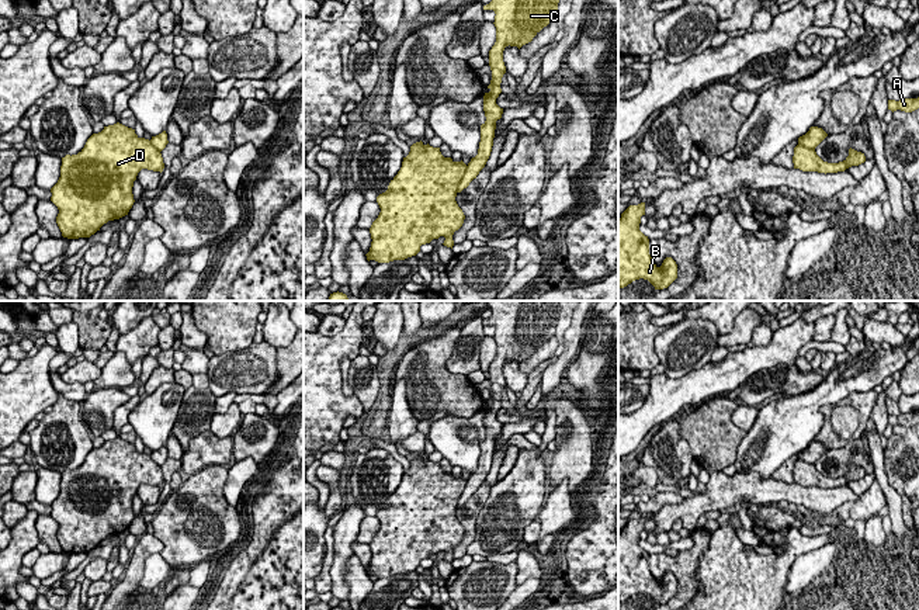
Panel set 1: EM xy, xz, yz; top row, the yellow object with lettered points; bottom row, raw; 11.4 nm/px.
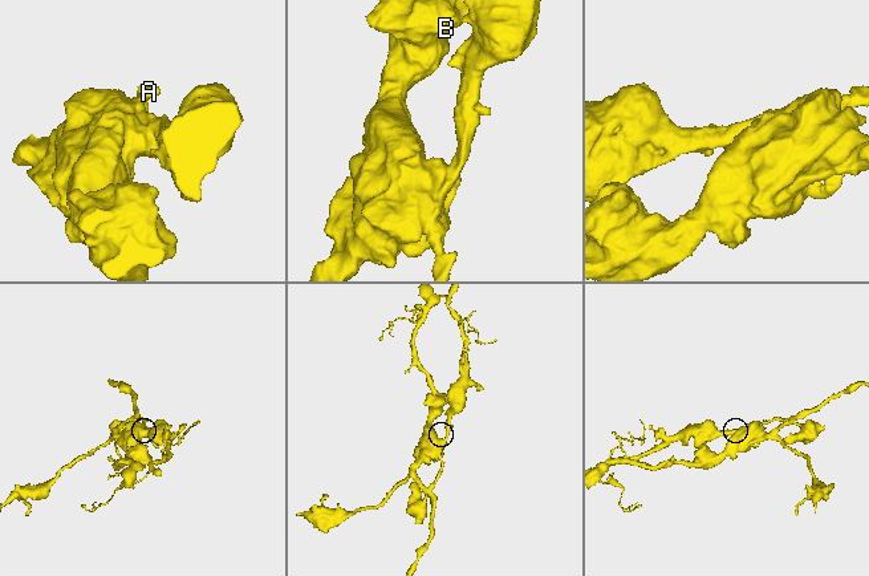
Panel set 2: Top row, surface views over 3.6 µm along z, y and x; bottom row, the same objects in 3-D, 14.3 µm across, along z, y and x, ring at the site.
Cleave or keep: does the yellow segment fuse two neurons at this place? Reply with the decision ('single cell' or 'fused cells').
single cell

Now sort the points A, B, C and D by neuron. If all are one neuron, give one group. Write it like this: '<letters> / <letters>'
A B C D

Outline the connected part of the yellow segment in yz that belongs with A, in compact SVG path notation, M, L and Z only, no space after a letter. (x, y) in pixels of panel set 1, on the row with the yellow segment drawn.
M919 97L918 98L901 98L899 101L888 100L888 110L892 112L897 110L912 112L919 108Z

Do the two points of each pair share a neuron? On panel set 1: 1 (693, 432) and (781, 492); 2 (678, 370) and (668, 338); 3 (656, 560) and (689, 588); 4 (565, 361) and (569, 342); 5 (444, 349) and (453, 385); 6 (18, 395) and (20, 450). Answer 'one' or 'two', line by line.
1: two
2: one
3: one
4: one
5: one
6: two

